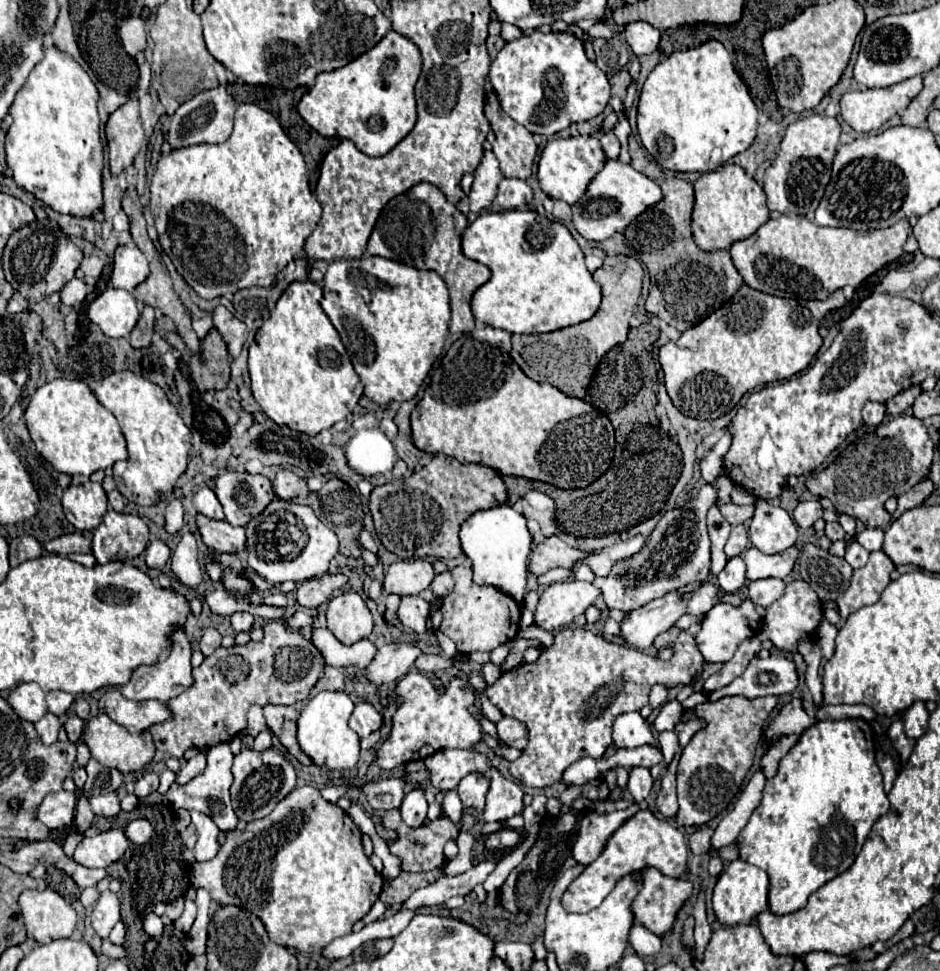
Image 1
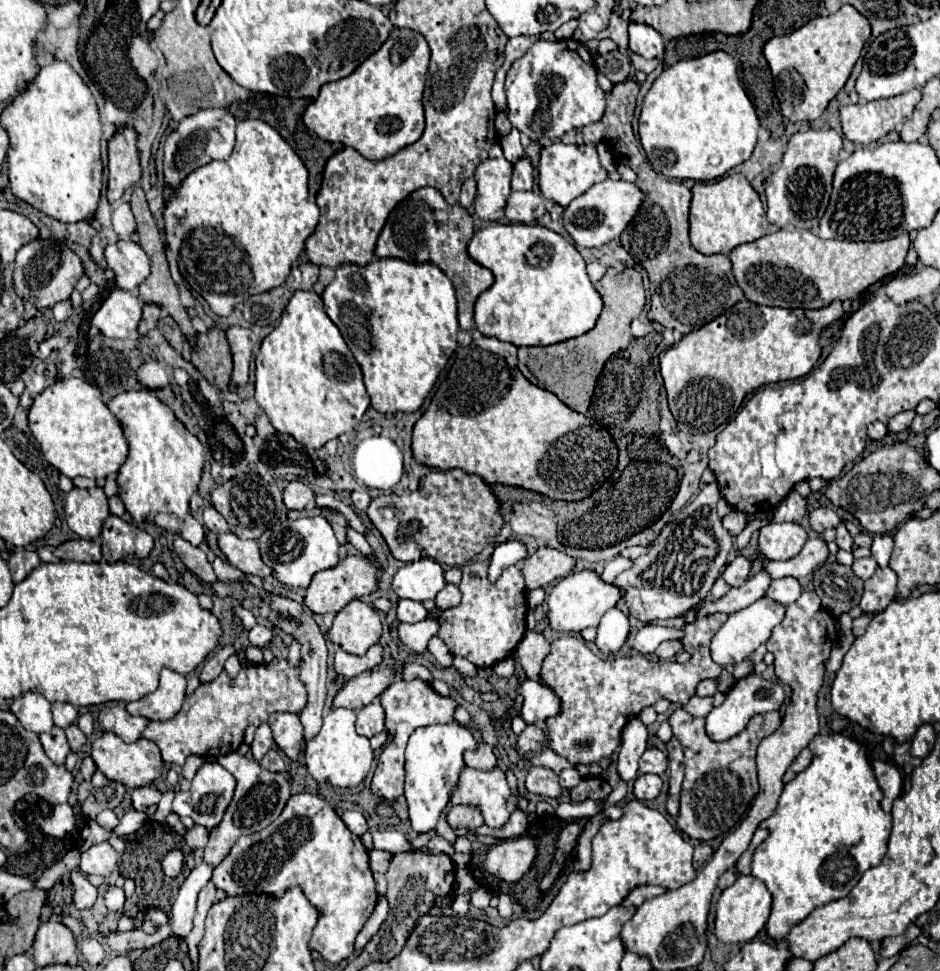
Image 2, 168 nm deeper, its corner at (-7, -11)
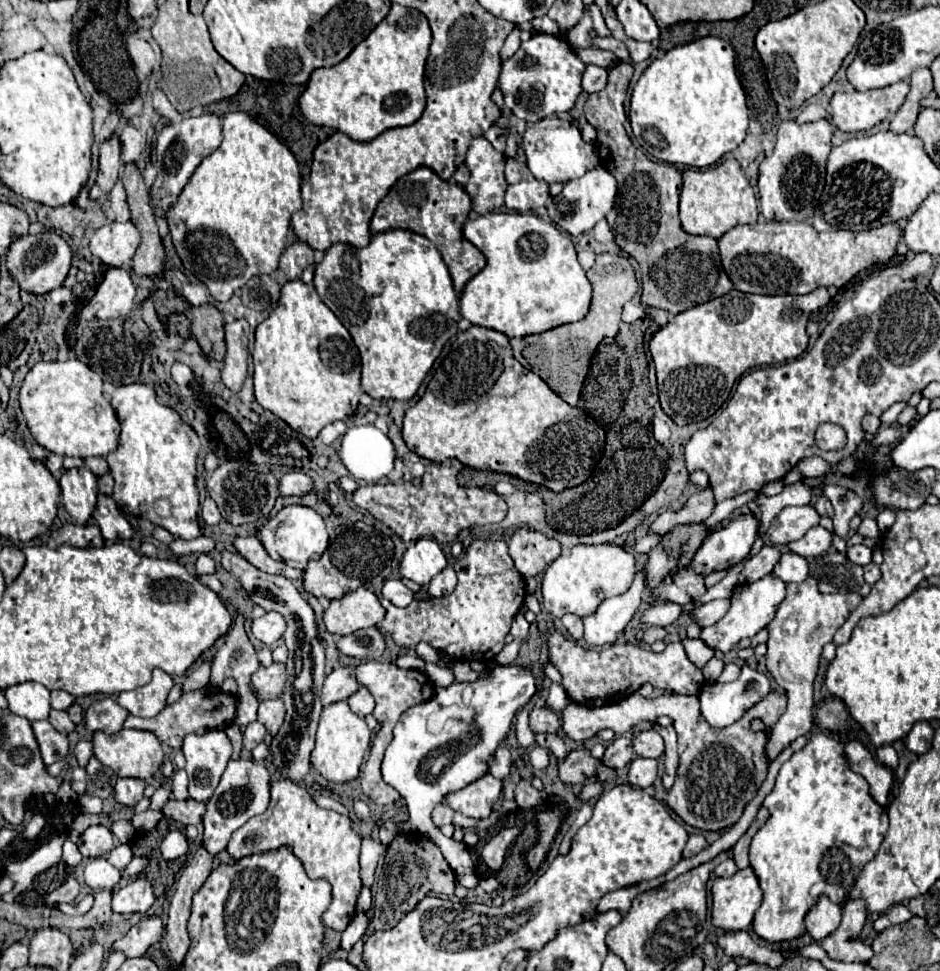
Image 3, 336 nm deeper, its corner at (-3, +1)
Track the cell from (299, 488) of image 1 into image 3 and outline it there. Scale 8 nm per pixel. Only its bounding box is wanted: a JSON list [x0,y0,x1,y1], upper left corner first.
[279,472,313,496]

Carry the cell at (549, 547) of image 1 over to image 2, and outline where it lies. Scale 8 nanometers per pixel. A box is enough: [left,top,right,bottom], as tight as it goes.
[523,548,575,590]

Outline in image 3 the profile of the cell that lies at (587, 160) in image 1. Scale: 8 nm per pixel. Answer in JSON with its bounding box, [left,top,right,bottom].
[523,116,601,184]

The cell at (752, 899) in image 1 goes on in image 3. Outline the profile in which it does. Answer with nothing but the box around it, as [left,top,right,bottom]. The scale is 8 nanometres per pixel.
[711,868,761,932]

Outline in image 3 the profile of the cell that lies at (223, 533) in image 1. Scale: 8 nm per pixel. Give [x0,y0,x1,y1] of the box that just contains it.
[235,536,303,578]

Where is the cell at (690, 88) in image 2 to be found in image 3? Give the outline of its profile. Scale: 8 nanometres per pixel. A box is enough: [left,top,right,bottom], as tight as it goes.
[629,36,749,168]

